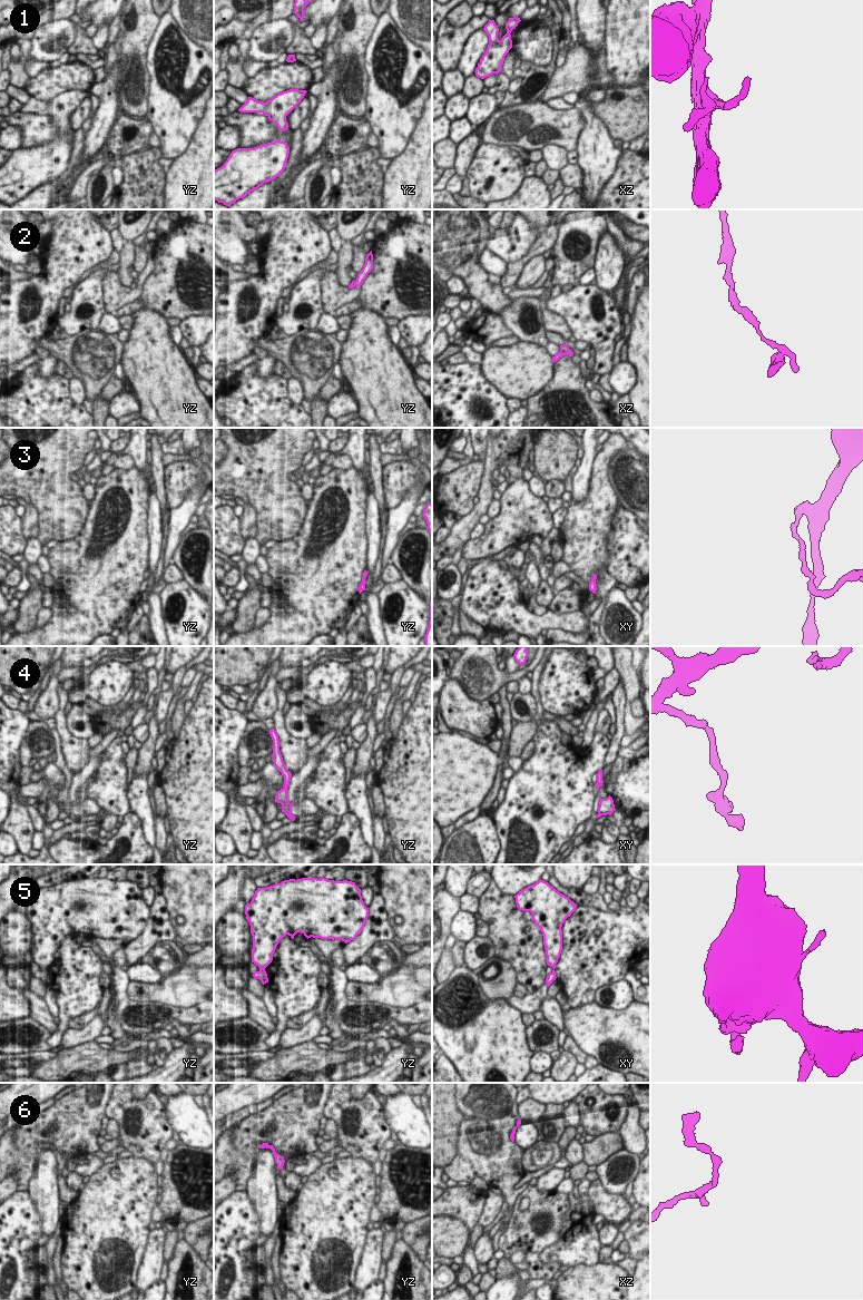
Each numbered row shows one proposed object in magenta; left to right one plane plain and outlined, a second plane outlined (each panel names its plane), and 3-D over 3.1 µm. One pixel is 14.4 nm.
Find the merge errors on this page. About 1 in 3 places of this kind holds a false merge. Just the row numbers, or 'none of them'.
2, 3, 5

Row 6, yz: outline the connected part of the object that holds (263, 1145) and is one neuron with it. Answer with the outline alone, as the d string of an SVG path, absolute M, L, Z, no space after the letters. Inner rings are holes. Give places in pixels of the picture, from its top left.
M263 1143L262 1145L259 1145L259 1149L265 1149L265 1147L271 1149L273 1151L274 1157L275 1157L275 1163L277 1164L277 1167L280 1170L282 1170L284 1166L284 1163L285 1163L284 1157L275 1152L275 1149L273 1145L269 1145L268 1143Z

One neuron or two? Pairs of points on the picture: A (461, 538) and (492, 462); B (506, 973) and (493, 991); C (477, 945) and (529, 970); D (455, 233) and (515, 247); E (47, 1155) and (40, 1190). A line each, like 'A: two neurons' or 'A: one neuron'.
A: one neuron
B: one neuron
C: two neurons
D: two neurons
E: one neuron

